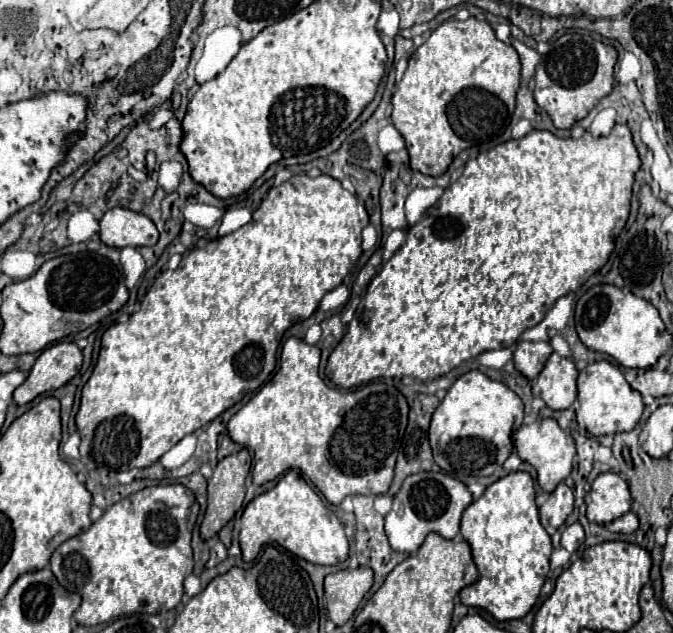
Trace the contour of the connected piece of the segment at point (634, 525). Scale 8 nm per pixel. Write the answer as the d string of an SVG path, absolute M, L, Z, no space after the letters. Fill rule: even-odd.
M627 512L627 514L623 514L621 518L617 518L617 520L613 520L611 524L607 524L607 528L609 528L611 532L631 534L631 532L635 532L635 530L639 528L639 518L637 518L635 512Z

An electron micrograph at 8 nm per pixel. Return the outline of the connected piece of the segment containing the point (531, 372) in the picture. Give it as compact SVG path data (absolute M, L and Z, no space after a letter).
M521 340L513 352L515 368L519 372L523 372L523 376L533 380L543 370L551 352L553 352L553 348L549 342L525 342L525 340Z

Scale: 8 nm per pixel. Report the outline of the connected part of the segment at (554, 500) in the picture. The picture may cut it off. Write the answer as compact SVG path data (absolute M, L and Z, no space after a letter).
M561 482L555 492L549 494L549 500L539 508L541 524L551 528L559 528L561 524L565 524L567 516L573 512L573 500L573 490Z

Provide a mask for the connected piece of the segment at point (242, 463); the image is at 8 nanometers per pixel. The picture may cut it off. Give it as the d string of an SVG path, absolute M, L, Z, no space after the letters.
M243 448L225 456L213 470L209 480L209 506L201 524L201 538L215 536L241 508L245 498L245 478L251 468L251 456Z

